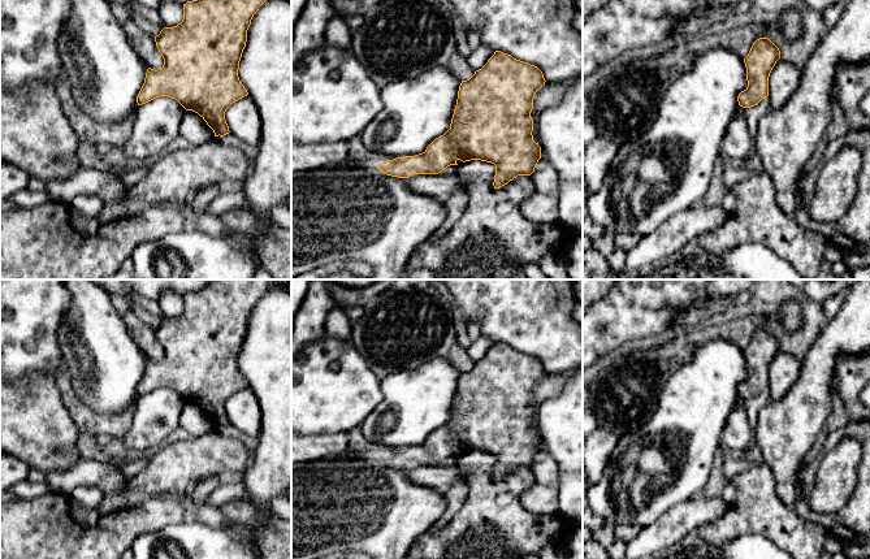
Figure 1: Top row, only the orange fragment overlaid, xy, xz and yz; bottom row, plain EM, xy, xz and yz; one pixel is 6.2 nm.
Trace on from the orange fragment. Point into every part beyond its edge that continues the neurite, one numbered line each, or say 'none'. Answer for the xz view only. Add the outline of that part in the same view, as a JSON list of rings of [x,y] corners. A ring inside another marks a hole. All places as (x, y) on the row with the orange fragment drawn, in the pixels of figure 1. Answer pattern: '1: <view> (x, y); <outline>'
none

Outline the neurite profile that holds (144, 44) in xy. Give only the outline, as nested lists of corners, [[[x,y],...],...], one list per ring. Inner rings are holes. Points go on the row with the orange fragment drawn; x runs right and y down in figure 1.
[[[131,20],[122,25],[131,48],[139,55],[144,64],[151,69],[160,69],[164,58],[159,52],[155,36],[142,31]]]

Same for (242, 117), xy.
[[[248,95],[226,109],[225,120],[229,131],[237,136],[239,144],[259,146],[261,140],[261,117]]]

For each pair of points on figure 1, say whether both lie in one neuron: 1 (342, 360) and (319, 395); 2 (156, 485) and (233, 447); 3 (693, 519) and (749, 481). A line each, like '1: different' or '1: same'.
1: same
2: same
3: different

